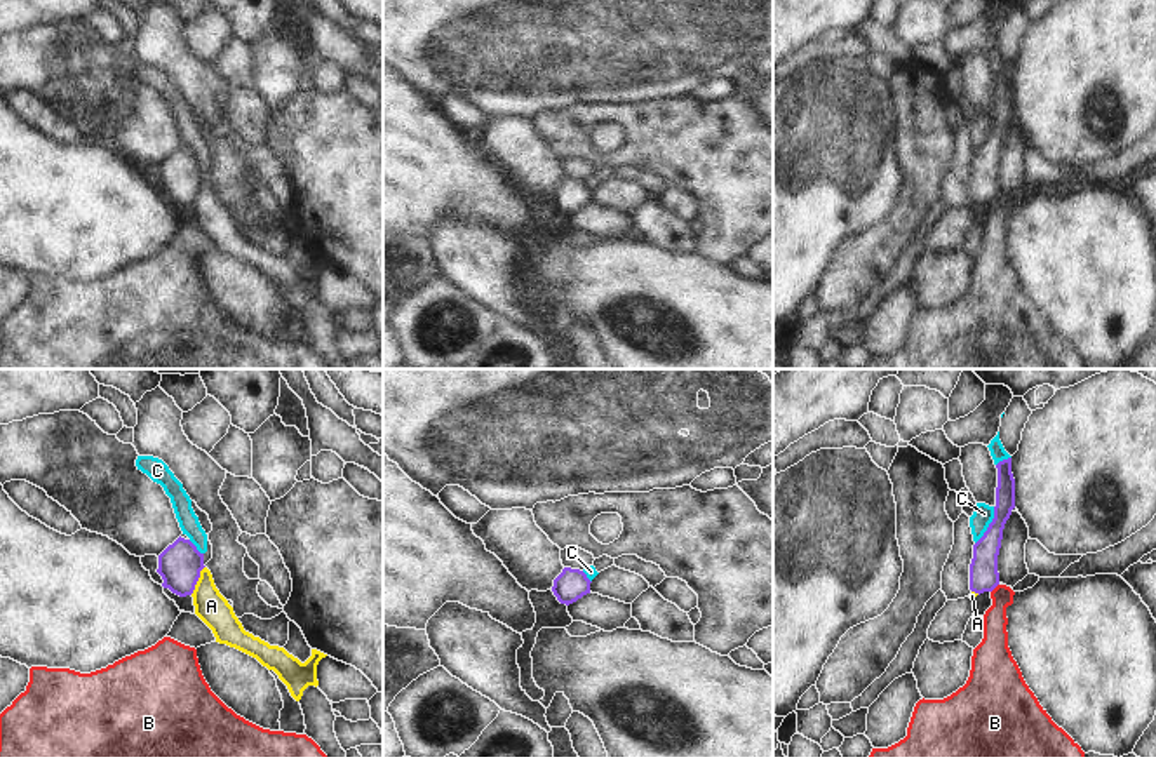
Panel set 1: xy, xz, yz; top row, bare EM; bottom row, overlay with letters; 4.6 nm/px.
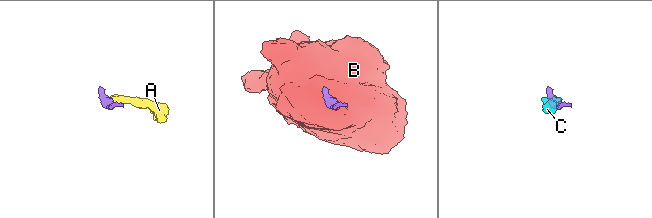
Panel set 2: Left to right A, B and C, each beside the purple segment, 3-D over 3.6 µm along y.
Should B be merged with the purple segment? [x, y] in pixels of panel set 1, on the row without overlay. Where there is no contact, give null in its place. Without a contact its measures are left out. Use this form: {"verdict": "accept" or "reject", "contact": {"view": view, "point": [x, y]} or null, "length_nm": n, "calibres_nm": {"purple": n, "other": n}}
{"verdict": "reject", "contact": {"view": "yz", "point": [994, 197]}, "length_nm": 60, "calibres_nm": {"purple": 140, "other": 120}}

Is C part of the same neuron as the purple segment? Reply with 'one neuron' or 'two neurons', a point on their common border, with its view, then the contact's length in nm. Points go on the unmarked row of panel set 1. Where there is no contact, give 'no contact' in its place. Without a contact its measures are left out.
two neurons; contact yz (989, 136); length 200 nm

